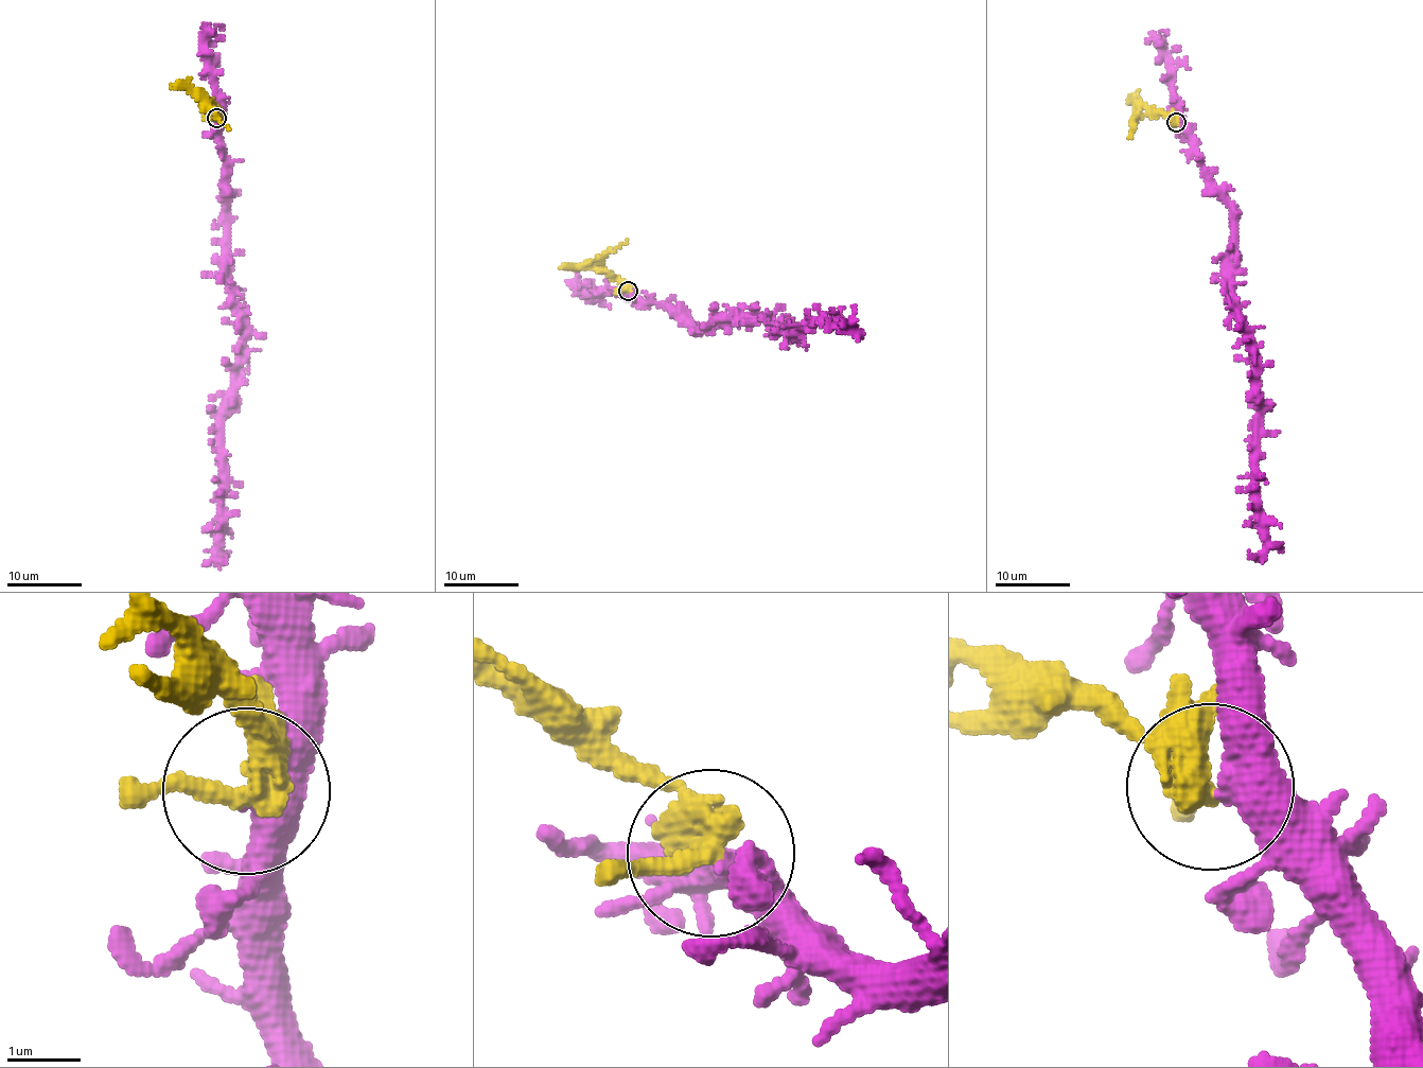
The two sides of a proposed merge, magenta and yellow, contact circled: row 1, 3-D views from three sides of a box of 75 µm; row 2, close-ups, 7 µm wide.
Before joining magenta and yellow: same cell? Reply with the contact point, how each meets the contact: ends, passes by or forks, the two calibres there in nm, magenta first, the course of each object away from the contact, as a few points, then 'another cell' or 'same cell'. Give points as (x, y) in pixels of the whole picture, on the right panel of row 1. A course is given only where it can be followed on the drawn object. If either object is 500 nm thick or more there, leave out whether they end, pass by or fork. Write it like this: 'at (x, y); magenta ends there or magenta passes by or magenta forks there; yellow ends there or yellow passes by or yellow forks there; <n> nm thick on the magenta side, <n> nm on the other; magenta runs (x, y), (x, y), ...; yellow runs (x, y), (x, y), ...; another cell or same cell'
at (1176, 122); magenta passes by; yellow forks there; 400 nm thick on the magenta side, 280 nm on the other; magenta runs (1176, 122), (1232, 214), (1228, 278), (1248, 339), (1253, 512), (1265, 541), (1259, 556), (1248, 552); yellow runs (1176, 122), (1163, 115), (1136, 118), (1129, 137); another cell

